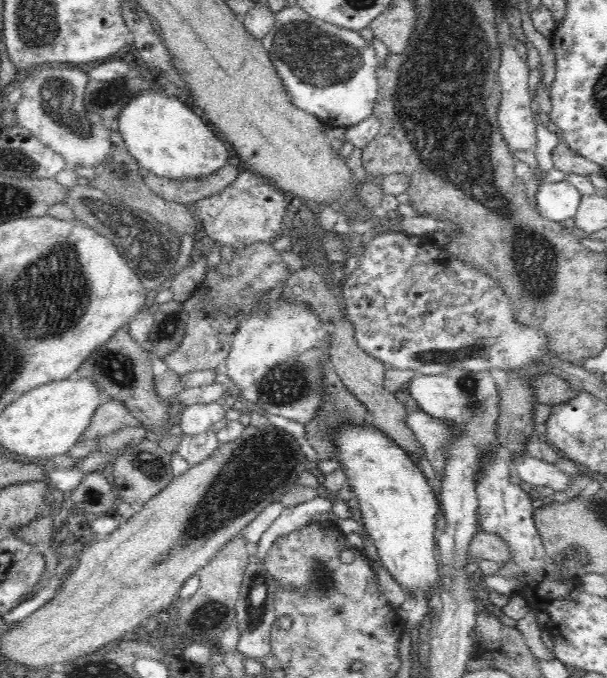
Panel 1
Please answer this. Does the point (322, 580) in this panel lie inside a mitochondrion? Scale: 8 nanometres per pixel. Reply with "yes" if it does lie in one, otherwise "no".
yes

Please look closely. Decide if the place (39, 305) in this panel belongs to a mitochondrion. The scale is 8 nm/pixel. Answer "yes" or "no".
yes

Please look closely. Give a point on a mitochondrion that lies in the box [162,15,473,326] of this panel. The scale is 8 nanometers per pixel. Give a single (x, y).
(316, 59)

